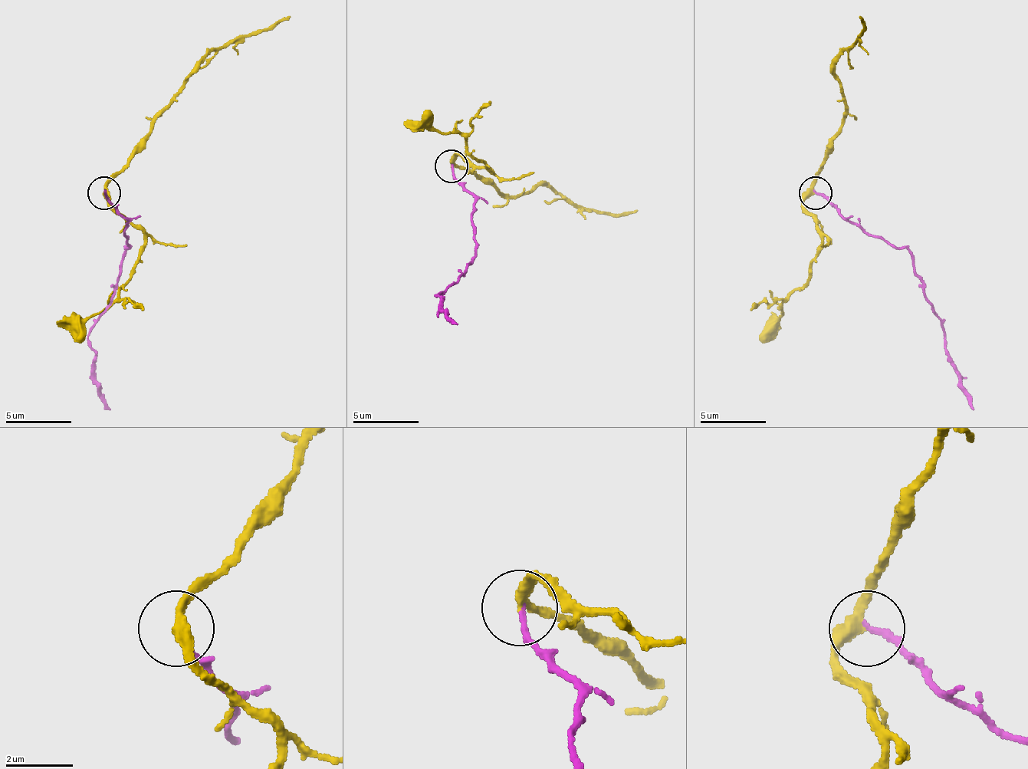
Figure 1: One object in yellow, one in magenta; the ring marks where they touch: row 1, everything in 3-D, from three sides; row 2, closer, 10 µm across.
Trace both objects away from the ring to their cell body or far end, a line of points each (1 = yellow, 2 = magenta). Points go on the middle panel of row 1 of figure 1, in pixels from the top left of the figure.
1: (451, 165), (464, 165), (503, 195), (550, 185), (576, 205), (619, 215), (638, 211)
2: (451, 165), (454, 178), (474, 198), (474, 257), (447, 290), (434, 294), (444, 300), (444, 310), (457, 323)

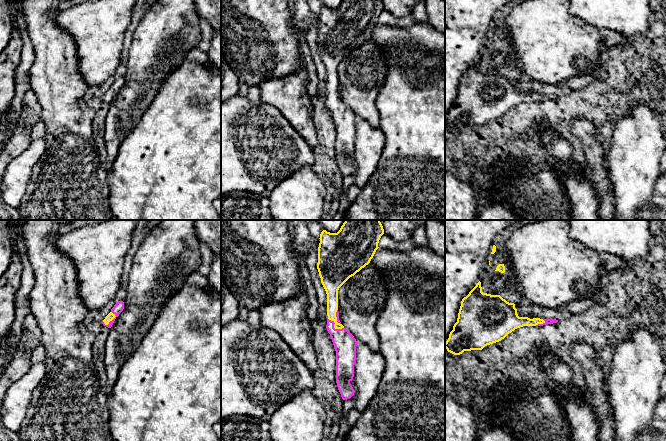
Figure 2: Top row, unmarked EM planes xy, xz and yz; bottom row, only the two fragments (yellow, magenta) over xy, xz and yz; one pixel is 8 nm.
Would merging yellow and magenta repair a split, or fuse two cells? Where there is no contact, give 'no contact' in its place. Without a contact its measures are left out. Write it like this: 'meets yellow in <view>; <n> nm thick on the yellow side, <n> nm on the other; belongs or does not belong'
meets yellow in xz; 100 nm thick on the yellow side, 180 nm on the other; belongs

